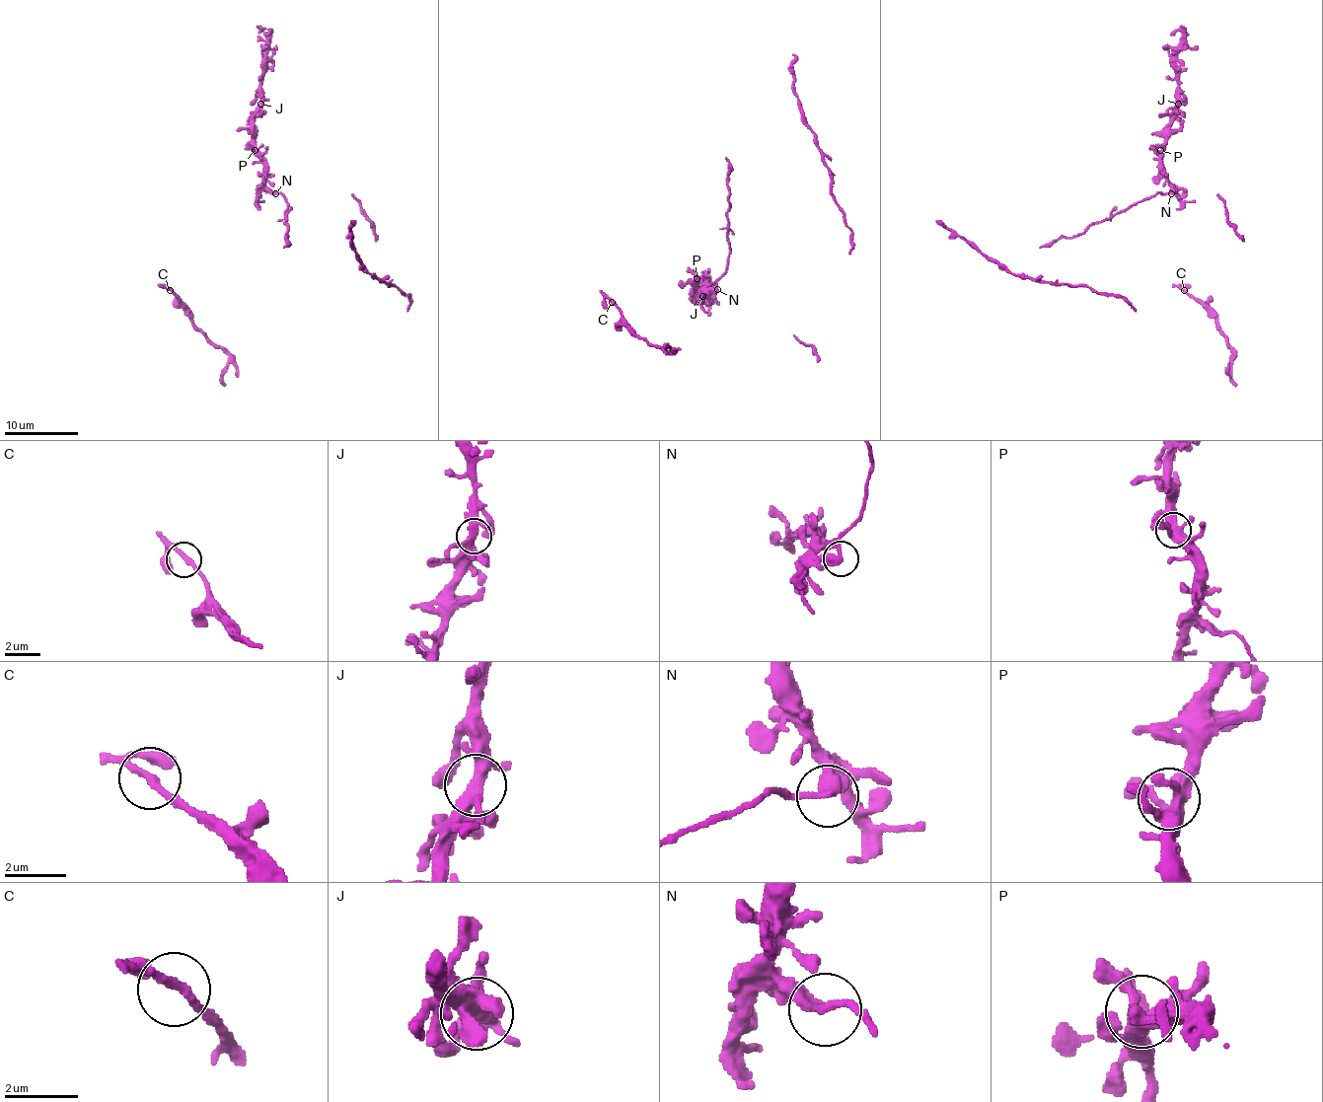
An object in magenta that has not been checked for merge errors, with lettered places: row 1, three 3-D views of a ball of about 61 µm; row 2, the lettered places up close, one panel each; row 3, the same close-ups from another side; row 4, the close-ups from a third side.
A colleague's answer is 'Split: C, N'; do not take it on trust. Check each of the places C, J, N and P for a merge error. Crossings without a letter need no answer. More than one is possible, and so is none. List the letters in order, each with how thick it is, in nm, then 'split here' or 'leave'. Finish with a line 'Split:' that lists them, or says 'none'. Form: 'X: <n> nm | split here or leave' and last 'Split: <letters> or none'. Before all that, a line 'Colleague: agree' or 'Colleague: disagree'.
Colleague: disagree
C: 240 nm | leave
J: 380 nm | leave
N: 320 nm | split here
P: 440 nm | leave
Split: N

